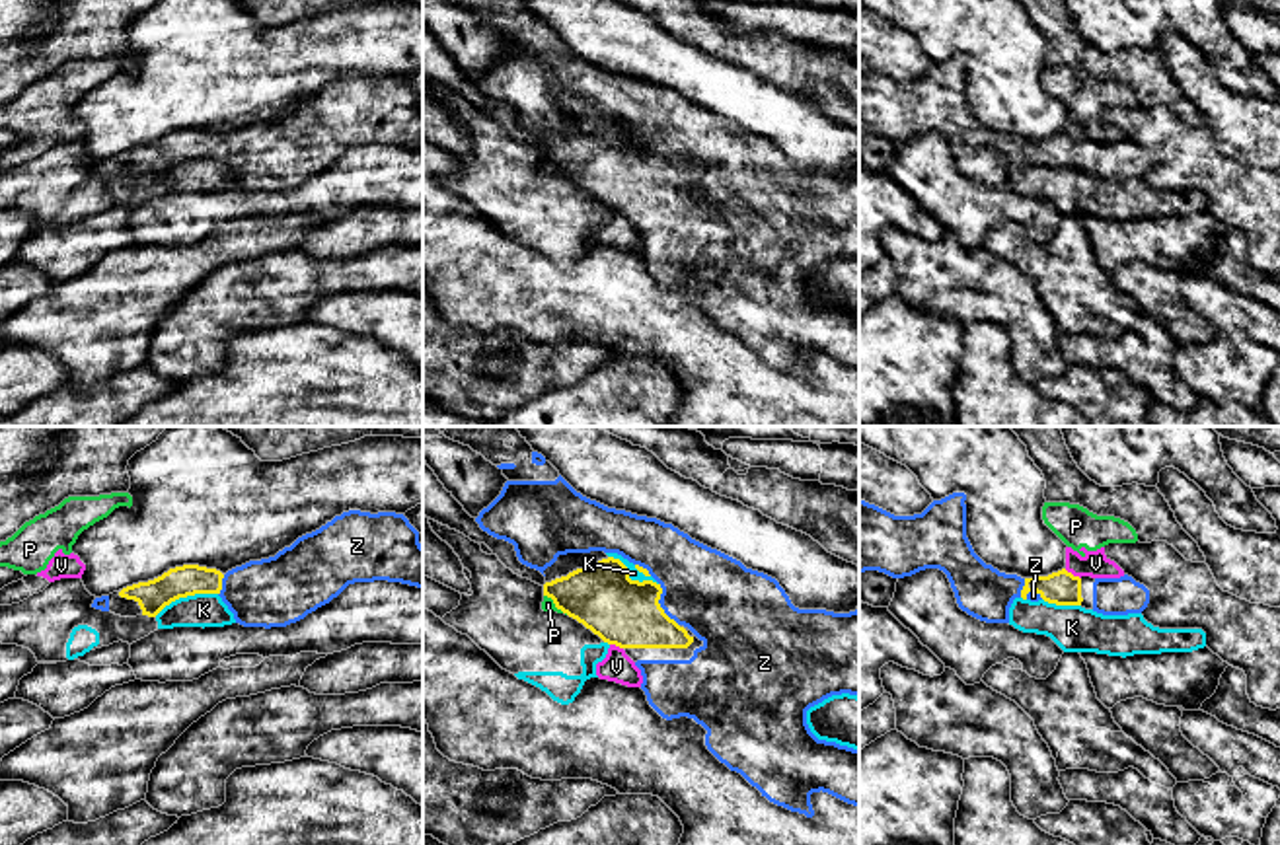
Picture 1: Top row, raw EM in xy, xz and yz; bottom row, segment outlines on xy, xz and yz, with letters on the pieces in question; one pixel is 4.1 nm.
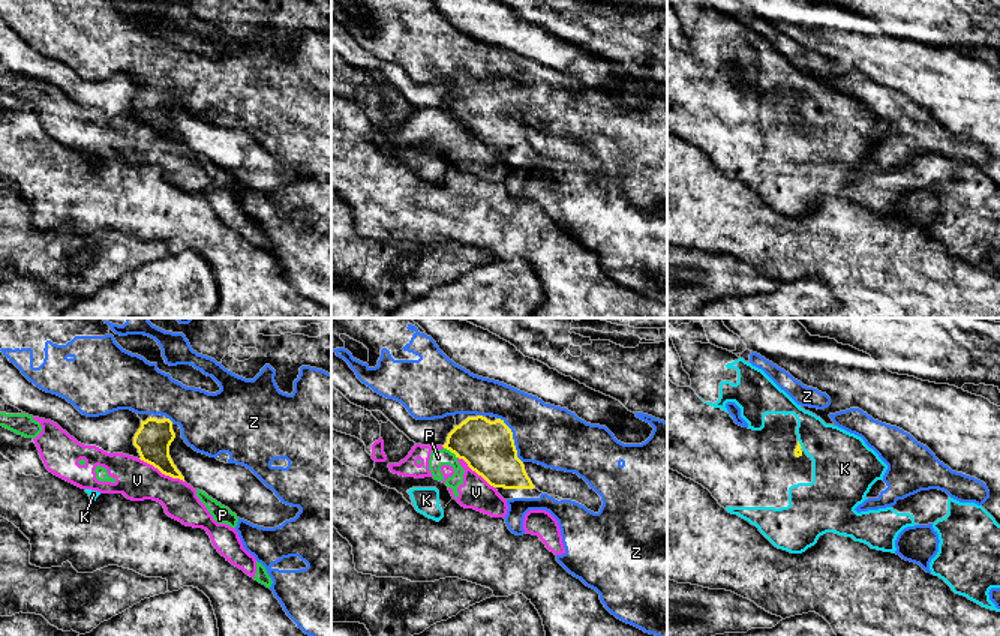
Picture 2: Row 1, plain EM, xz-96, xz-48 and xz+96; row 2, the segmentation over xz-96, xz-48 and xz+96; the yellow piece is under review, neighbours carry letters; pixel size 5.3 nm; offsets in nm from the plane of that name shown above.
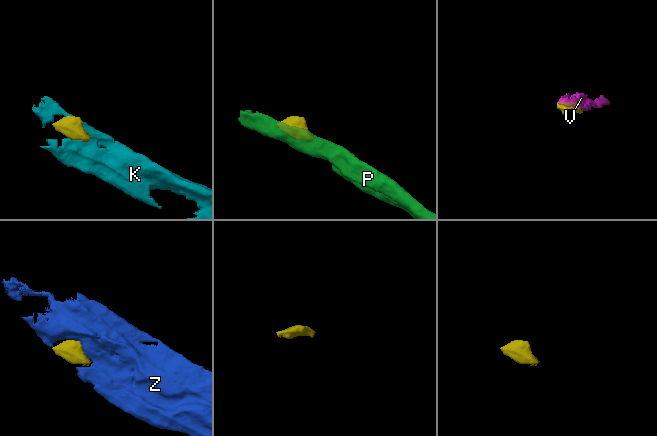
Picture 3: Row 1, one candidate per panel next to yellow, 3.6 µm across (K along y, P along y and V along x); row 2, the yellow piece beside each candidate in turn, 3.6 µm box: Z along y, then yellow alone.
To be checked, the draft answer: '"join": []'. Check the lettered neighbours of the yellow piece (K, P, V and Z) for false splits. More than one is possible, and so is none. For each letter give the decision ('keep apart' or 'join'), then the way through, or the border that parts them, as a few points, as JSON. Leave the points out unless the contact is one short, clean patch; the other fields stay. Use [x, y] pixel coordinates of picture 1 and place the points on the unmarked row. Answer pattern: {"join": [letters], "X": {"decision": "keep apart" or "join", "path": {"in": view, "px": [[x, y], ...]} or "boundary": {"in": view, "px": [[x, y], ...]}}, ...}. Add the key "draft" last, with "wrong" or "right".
{"join": ["Z"], "K": {"decision": "keep apart"}, "P": {"decision": "keep apart", "boundary": {"in": "xz", "px": [[544, 158], [567, 178]]}}, "V": {"decision": "keep apart"}, "Z": {"decision": "join"}, "draft": "wrong"}

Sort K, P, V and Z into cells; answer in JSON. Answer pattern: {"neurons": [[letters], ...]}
{"neurons": [["K"], ["P", "V"], ["Z"]]}

